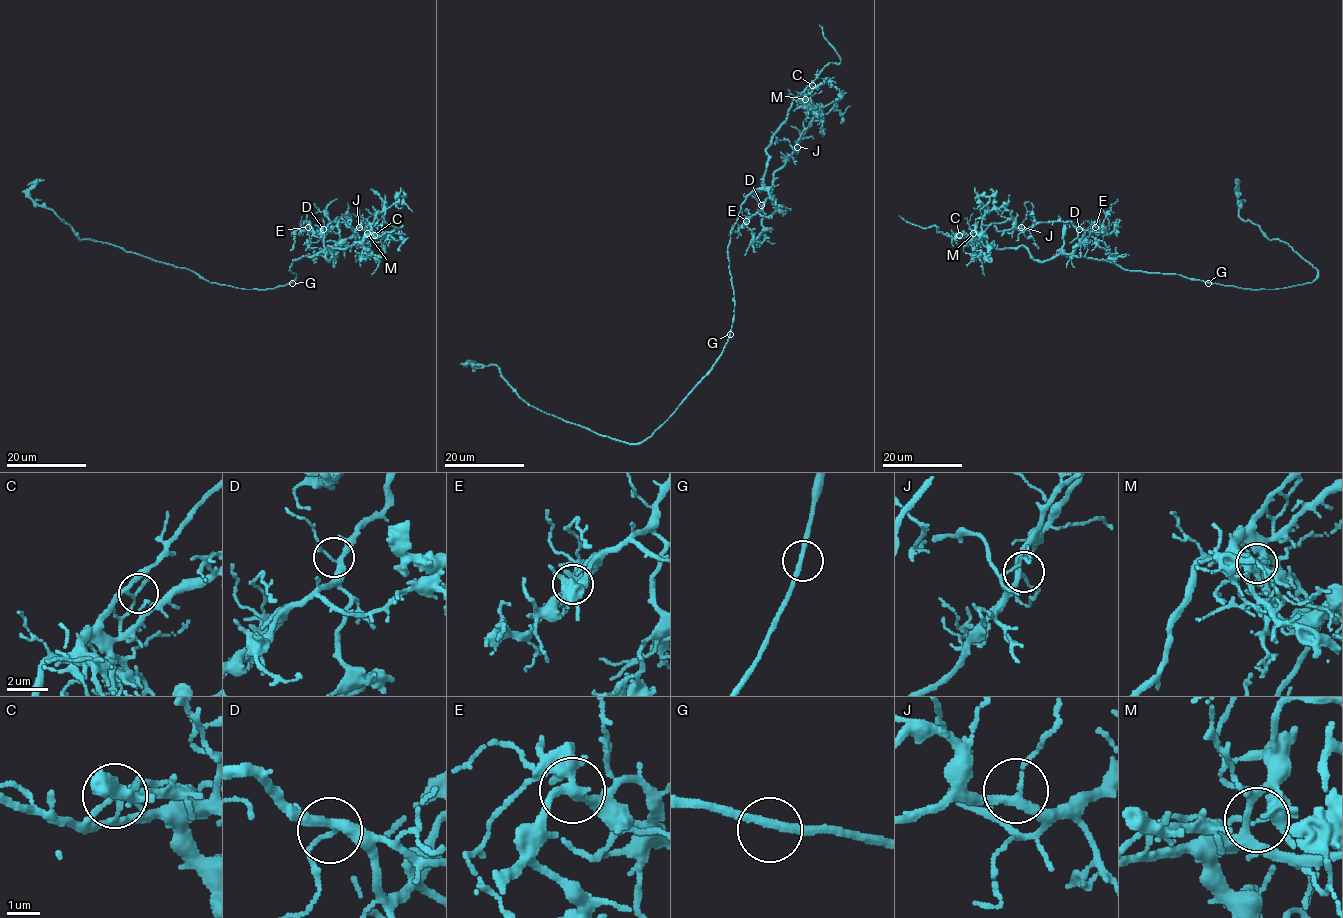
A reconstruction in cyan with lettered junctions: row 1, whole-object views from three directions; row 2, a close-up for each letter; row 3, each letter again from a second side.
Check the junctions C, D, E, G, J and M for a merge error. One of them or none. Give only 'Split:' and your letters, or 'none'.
Split: M

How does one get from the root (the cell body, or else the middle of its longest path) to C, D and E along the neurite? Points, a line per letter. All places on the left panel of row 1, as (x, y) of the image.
C: (291, 282), (296, 278), (289, 269), (294, 259), (325, 252), (328, 261), (329, 245), (346, 248), (374, 235)
D: (291, 282), (296, 278), (289, 269), (294, 259), (318, 252), (333, 252), (337, 242), (322, 240), (323, 229)
E: (291, 282), (296, 278), (289, 269), (294, 259), (332, 253), (337, 245), (336, 241), (317, 237), (308, 227)

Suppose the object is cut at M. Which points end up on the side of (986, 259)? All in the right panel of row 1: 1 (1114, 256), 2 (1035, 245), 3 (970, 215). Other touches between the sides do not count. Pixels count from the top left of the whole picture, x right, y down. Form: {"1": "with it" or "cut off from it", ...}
{"1": "cut off from it", "2": "cut off from it", "3": "with it"}

